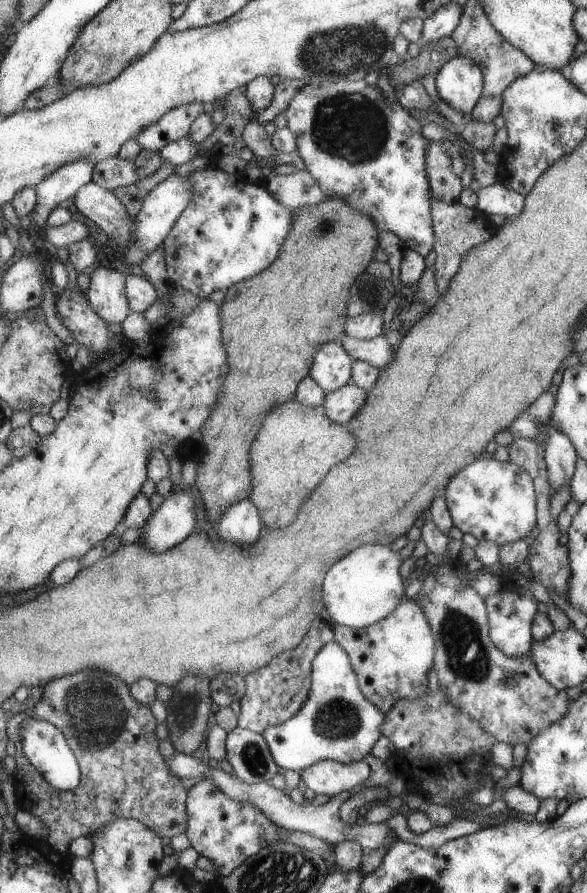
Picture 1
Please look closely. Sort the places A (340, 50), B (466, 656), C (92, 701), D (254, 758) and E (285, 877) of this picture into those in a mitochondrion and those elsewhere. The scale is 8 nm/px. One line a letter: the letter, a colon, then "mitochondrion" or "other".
A: mitochondrion
B: mitochondrion
C: mitochondrion
D: mitochondrion
E: mitochondrion

